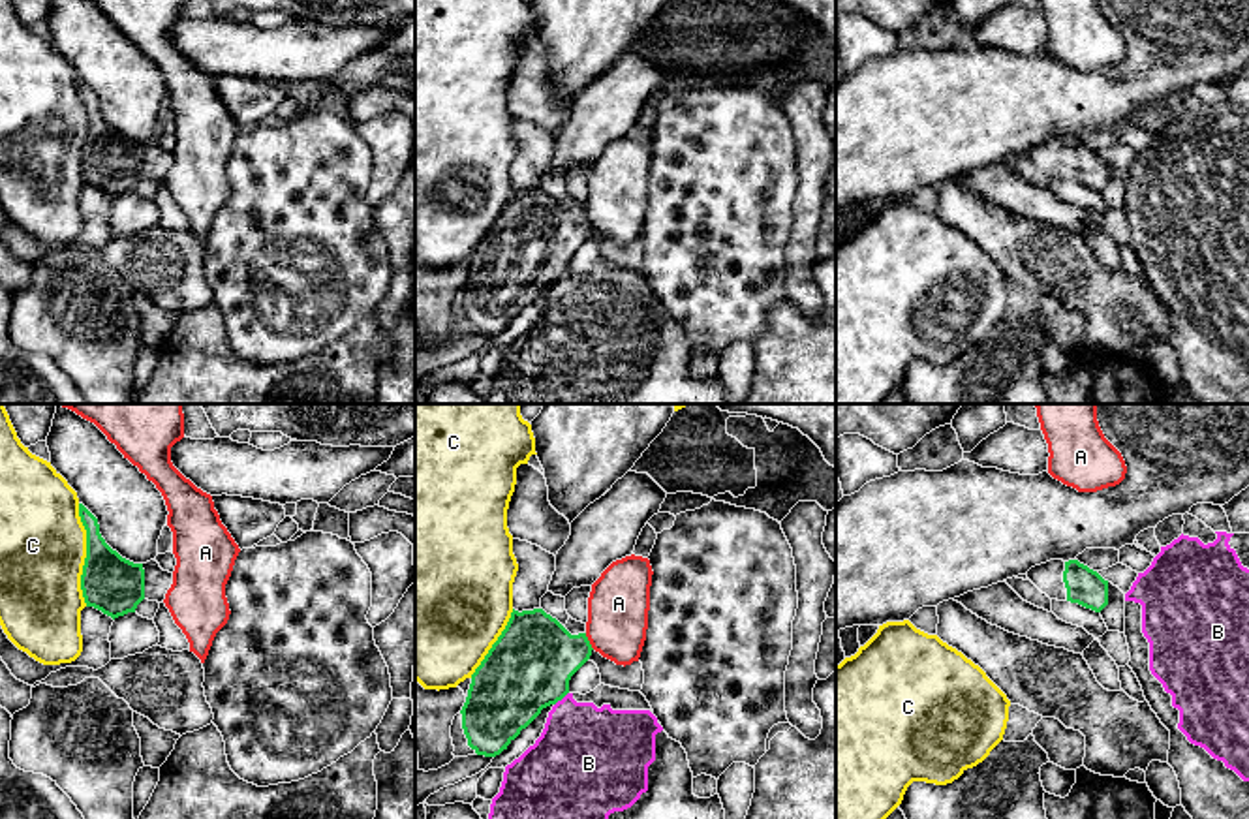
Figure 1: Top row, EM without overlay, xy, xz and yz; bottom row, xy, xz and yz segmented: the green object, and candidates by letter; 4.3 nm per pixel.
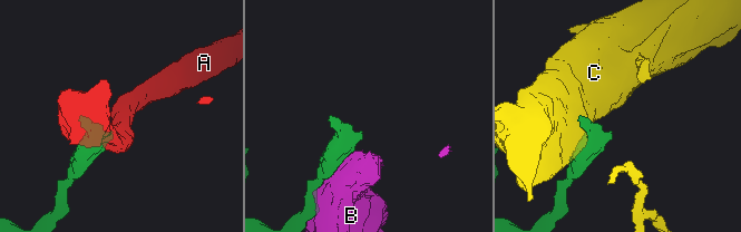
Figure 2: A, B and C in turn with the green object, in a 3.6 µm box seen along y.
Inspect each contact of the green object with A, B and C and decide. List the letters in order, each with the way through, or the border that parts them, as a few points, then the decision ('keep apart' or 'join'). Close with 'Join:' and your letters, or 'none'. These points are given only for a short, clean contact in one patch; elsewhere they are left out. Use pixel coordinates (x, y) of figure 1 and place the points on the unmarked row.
A: border xz (585, 213), (594, 228); keep apart
B: keep apart
C: keep apart
Join: none

